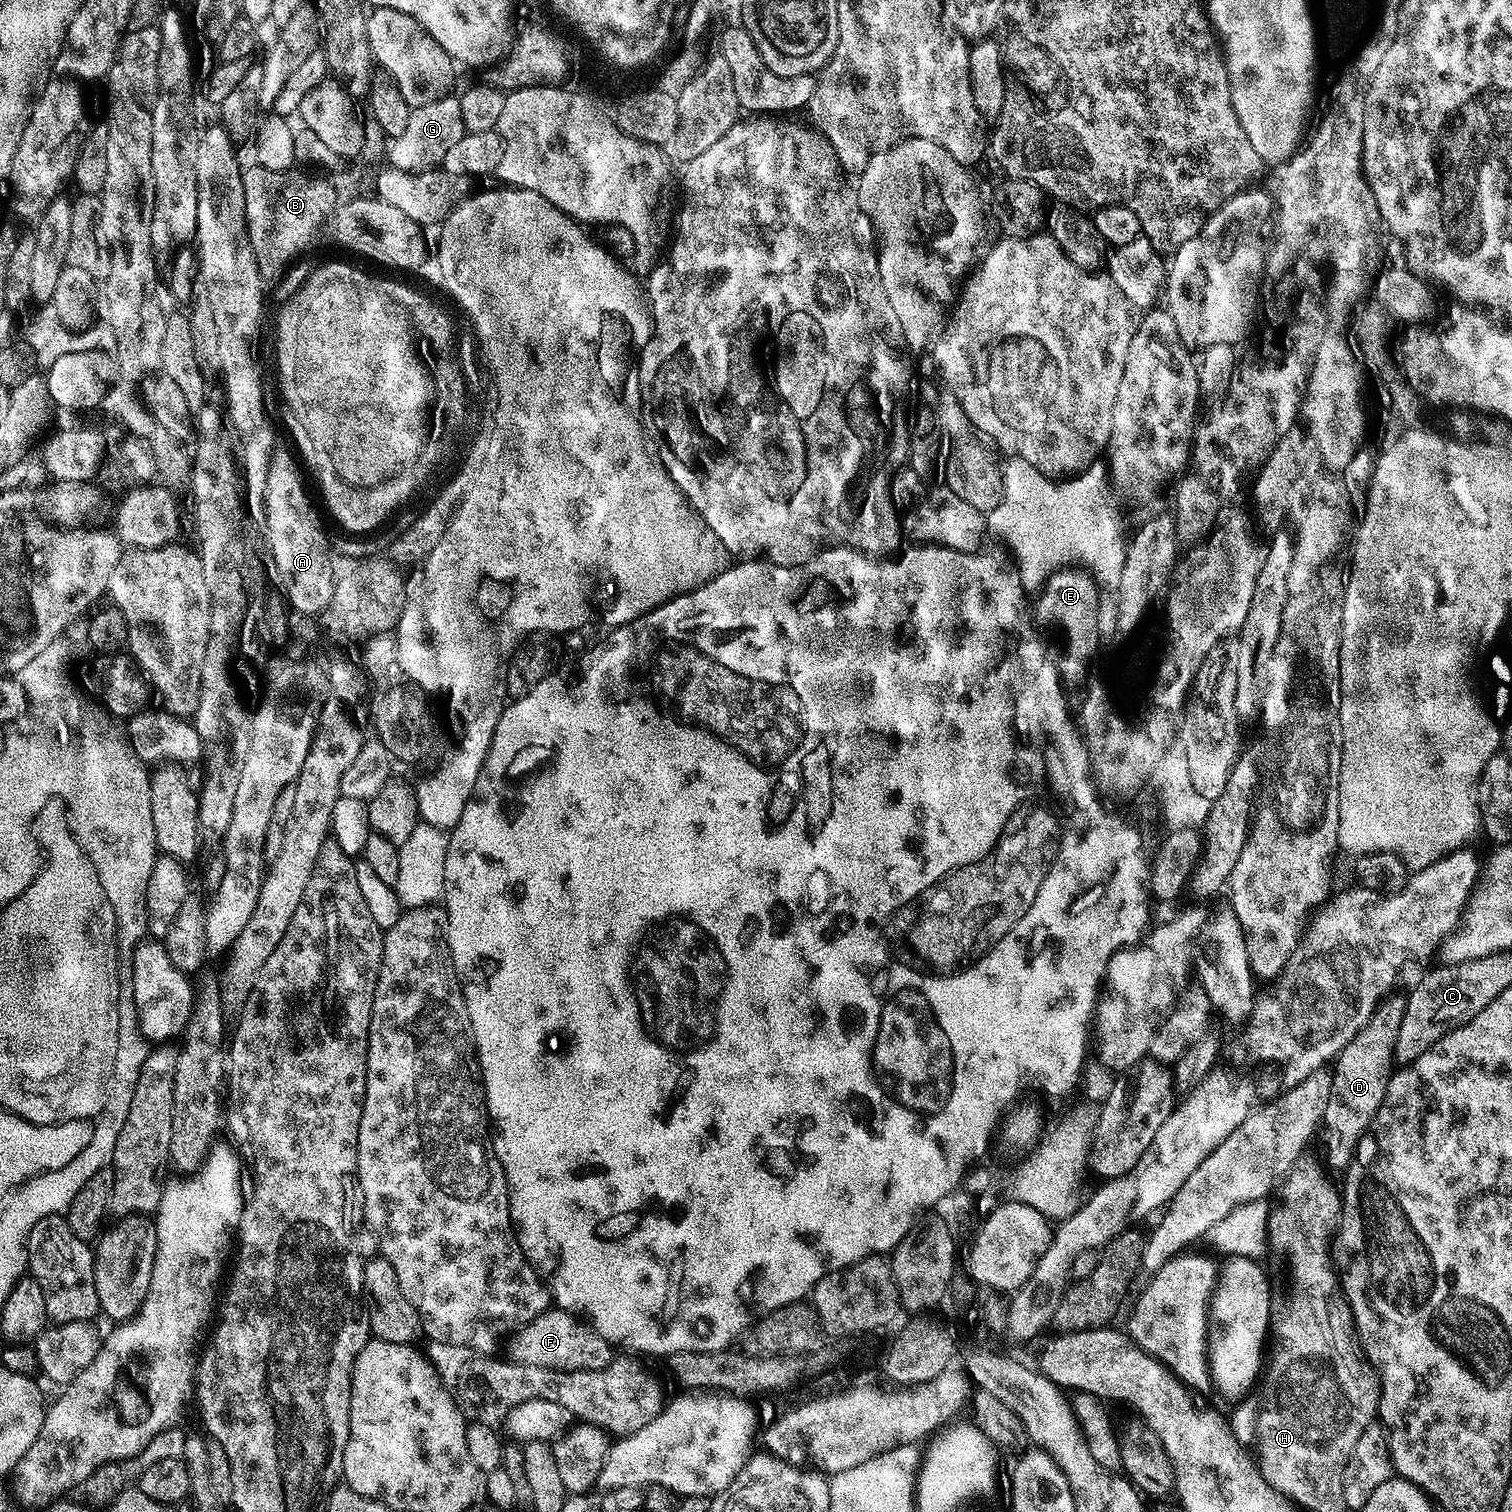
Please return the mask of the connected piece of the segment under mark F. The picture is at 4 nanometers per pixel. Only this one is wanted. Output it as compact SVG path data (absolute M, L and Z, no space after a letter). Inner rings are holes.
M549 1306L545 1312L538 1314L538 1318L534 1318L515 1333L512 1342L510 1356L513 1361L552 1367L558 1371L602 1370L614 1359L614 1346L609 1340L602 1338L602 1334L594 1331L591 1324L581 1317L555 1306Z

